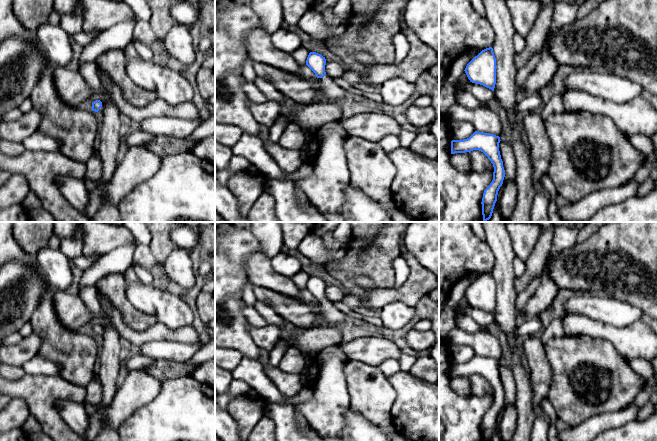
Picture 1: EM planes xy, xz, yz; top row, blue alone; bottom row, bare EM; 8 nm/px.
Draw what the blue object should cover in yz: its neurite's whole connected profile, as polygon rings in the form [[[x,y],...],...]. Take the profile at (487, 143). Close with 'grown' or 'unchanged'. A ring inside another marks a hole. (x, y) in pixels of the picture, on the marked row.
[[[475,131],[469,138],[451,141],[451,154],[471,152],[479,150],[491,161],[494,167],[493,180],[484,190],[482,198],[483,221],[491,218],[497,195],[503,184],[505,170],[499,151],[500,137],[490,133]]]; unchanged

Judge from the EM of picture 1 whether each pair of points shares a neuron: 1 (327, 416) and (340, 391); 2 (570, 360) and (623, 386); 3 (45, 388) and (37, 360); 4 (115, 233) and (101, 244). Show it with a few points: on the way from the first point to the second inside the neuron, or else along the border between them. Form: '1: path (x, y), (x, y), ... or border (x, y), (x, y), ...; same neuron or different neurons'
1: path (327, 410), (328, 403), (334, 397); same neuron
2: path (583, 361), (593, 363), (610, 378); same neuron
3: border (25, 373), (32, 375), (59, 375); different neurons
4: path (112, 236), (109, 236), (104, 241); same neuron

